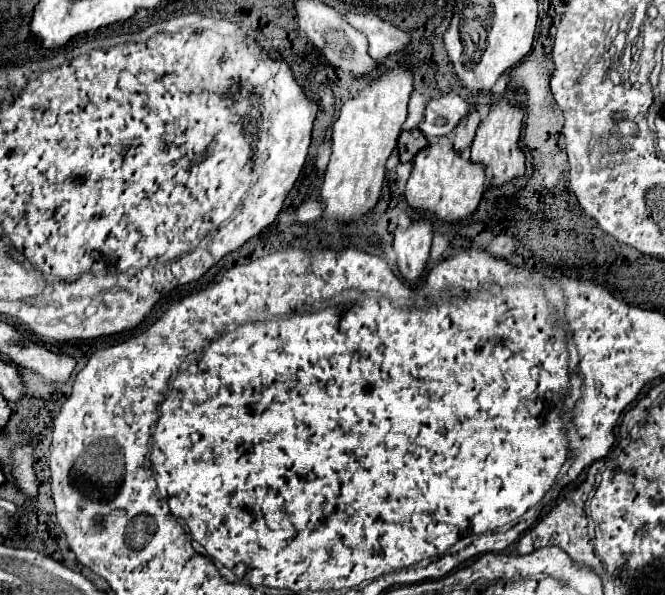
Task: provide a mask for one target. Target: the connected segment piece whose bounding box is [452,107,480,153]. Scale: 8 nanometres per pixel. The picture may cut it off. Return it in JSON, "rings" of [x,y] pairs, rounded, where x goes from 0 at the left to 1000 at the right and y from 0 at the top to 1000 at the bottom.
{"rings":[[[713,180],[710,193],[704,193],[704,200],[698,200],[698,207],[692,207],[692,213],[686,213],[683,220],[683,250],[689,257],[701,257],[704,247],[710,244],[710,234],[716,227],[716,217],[719,217],[719,207],[722,207],[722,190],[719,183]]]}

